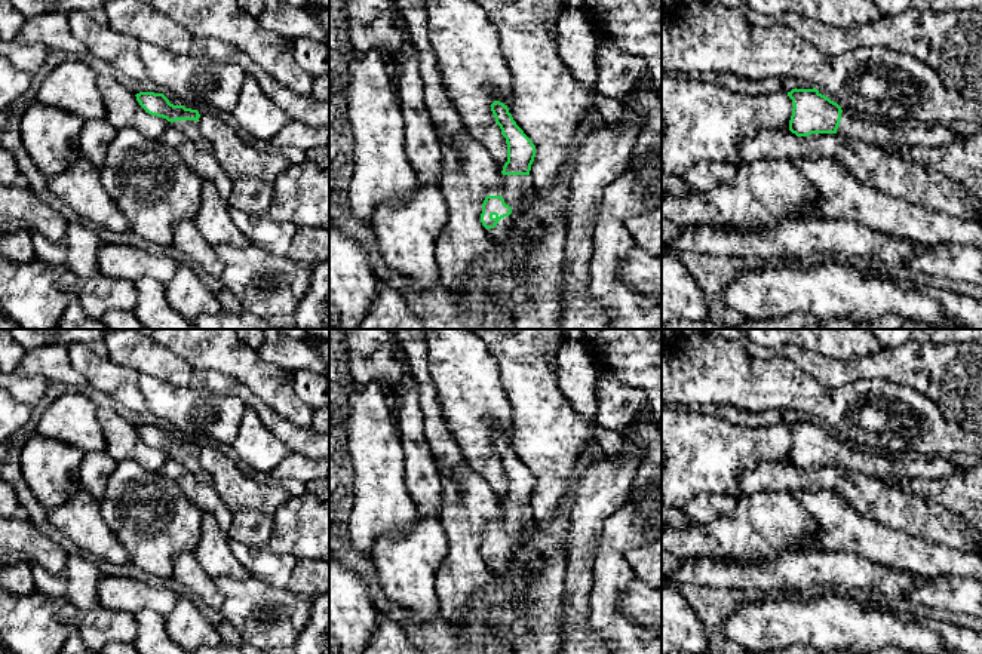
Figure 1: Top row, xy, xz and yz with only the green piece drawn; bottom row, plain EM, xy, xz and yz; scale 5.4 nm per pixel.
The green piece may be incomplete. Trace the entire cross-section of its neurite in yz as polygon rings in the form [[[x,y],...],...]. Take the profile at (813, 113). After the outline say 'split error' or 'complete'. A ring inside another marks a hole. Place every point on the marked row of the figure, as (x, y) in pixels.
[[[792,89],[788,92],[792,99],[792,116],[789,131],[797,136],[811,133],[837,133],[841,120],[841,107],[813,89]]]; complete

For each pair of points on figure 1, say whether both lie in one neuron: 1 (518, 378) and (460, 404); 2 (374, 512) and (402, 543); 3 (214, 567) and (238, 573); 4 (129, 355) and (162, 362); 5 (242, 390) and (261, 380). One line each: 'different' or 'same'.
1: different
2: different
3: same
4: same
5: different

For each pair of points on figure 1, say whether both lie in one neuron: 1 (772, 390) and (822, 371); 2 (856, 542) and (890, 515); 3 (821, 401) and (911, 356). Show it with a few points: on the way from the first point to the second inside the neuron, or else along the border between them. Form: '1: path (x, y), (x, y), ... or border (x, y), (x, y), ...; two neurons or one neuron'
1: border (781, 356), (792, 361), (824, 386), (844, 384); two neurons
2: border (850, 504), (858, 512), (913, 536); two neurons
3: border (898, 383), (856, 378), (829, 387); two neurons

